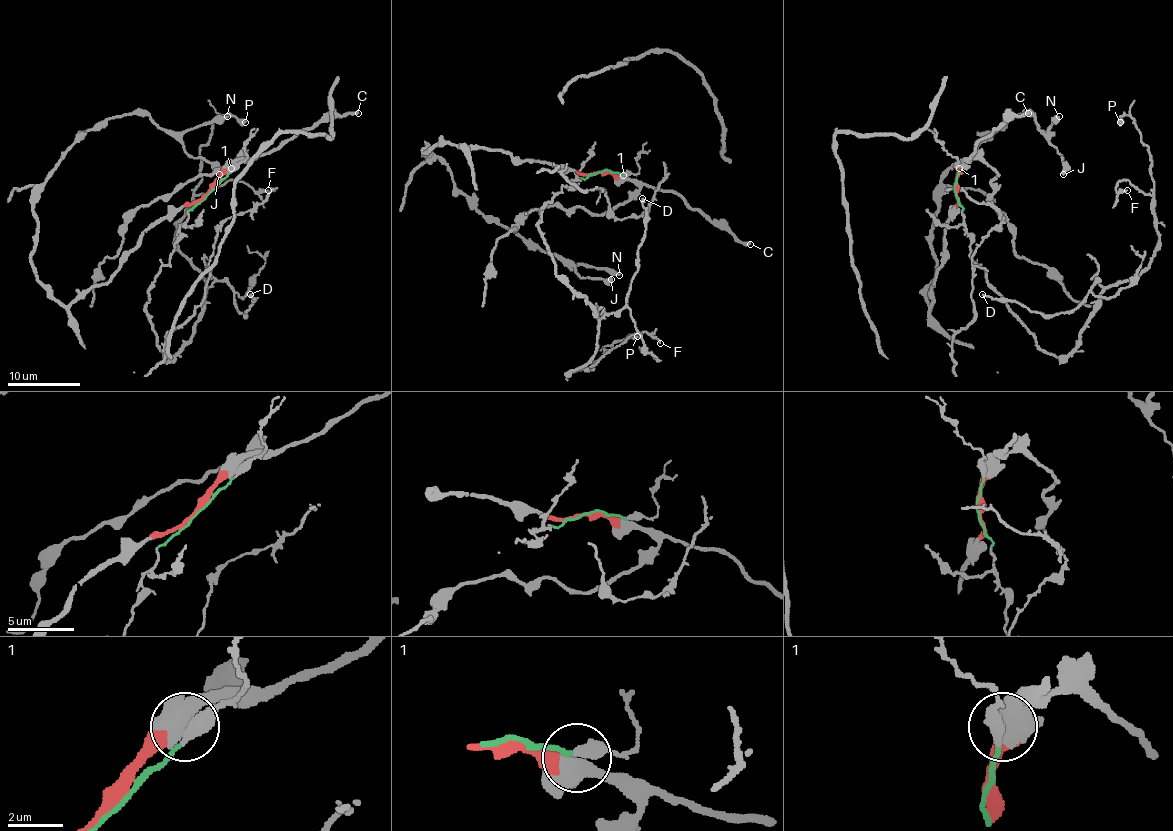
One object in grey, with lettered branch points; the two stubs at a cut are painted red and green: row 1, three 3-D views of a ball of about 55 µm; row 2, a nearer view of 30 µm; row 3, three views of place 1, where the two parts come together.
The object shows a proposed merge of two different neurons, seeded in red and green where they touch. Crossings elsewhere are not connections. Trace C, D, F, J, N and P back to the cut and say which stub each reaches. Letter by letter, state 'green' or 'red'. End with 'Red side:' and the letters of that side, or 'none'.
C: red
D: green
F: green
J: red
N: red
P: green
Red side: C, J, N

